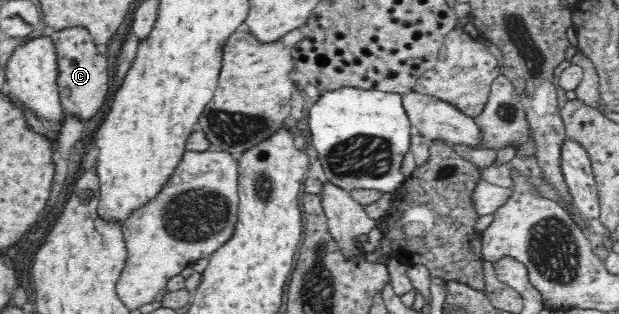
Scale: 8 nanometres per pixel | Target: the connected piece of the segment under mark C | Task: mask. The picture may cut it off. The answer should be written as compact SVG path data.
M67 28L56 32L48 31L58 59L58 88L65 117L91 120L107 102L109 94L109 66L107 58L98 52L95 42L85 28Z

